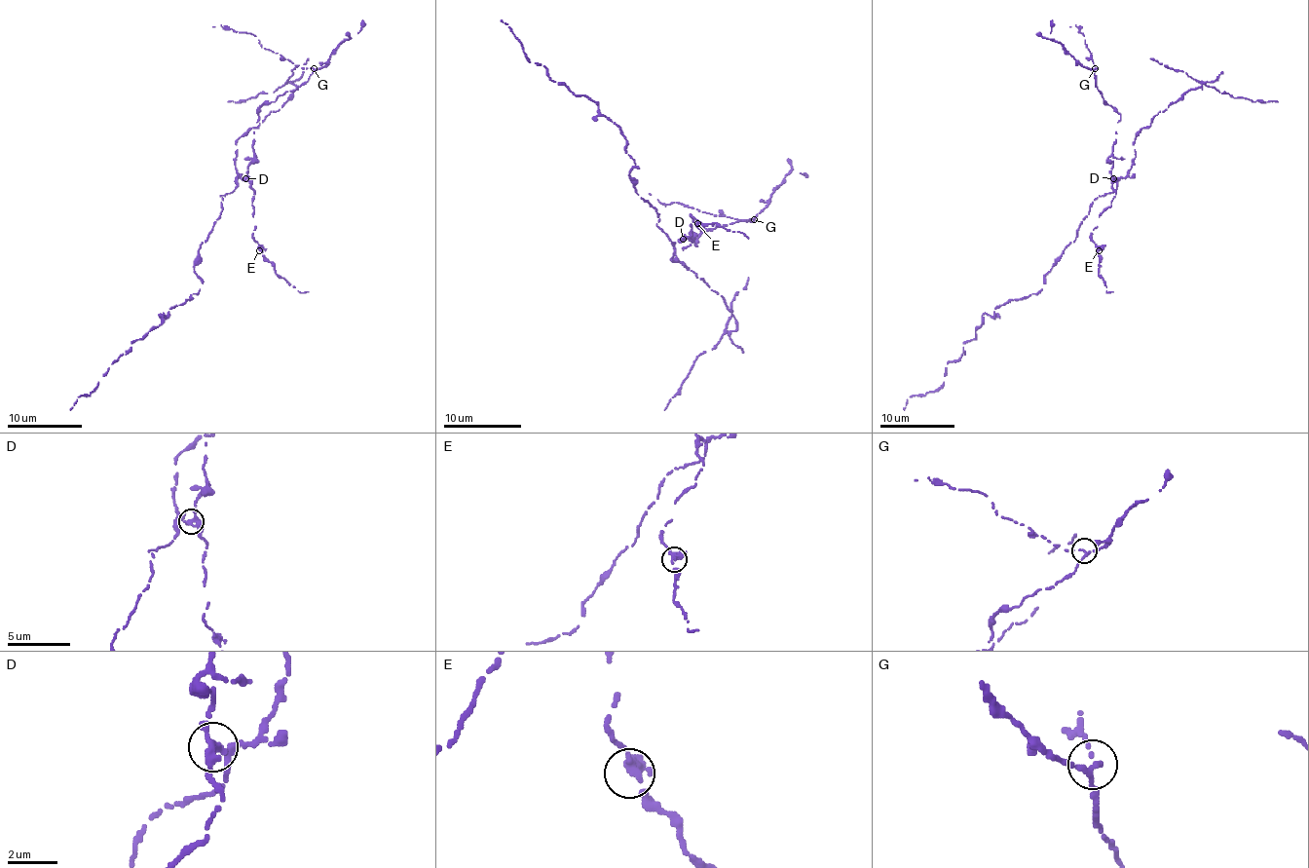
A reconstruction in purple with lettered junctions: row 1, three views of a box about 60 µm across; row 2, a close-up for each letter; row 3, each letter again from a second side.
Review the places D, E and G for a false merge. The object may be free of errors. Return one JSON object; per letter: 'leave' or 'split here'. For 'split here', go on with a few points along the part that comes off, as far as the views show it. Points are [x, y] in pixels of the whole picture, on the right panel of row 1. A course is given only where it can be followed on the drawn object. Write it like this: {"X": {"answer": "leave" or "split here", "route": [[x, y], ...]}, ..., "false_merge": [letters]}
{"D": {"answer": "split here", "route": [[1113, 178], [1117, 188], [1093, 202], [1038, 291], [984, 314], [943, 383], [909, 396], [904, 409]]}, "E": {"answer": "leave"}, "G": {"answer": "leave"}, "false_merge": ["D"]}

